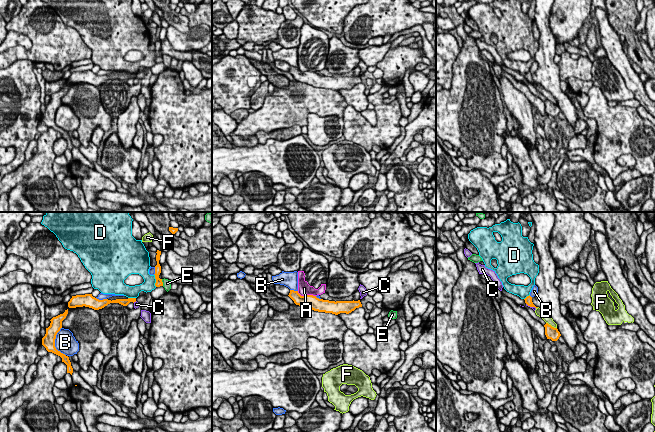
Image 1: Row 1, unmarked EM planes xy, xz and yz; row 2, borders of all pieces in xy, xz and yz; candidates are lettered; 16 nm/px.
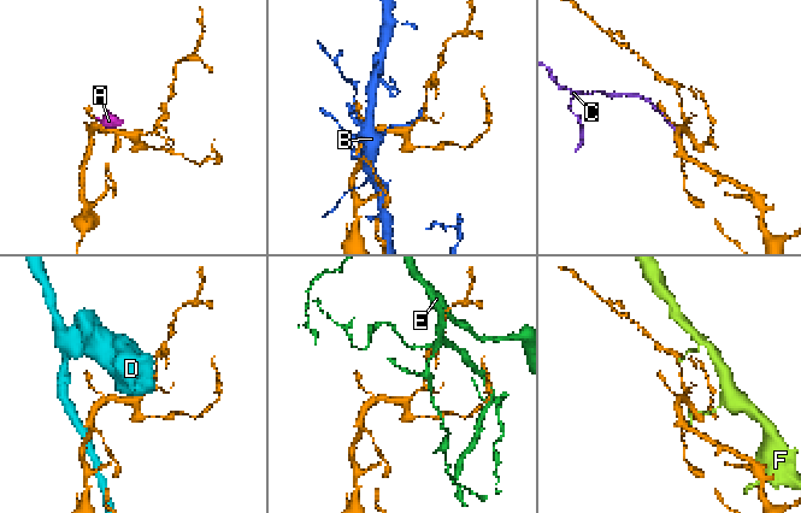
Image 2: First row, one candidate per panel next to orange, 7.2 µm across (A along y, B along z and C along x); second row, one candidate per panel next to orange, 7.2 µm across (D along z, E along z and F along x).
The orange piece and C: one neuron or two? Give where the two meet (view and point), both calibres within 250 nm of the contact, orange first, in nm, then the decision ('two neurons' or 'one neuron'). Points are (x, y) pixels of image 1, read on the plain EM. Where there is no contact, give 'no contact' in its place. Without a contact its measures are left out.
yz (531, 82) | 130/50 nm | two neurons

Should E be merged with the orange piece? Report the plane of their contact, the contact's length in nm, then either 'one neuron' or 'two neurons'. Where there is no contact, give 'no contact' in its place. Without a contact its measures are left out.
contact in xy; length 120 nm; two neurons

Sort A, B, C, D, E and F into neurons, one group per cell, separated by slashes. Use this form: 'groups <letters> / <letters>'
groups A / B / C F / D / E

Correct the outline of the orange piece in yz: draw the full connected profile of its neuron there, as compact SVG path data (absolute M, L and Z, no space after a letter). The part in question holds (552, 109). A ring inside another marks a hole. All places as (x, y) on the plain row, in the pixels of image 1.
M548 99L544 101L545 103L545 111L547 115L551 115L552 117L557 117L559 113L561 112L560 108L557 104L552 103Z

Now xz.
M290 66L288 71L296 81L308 83L314 87L332 89L338 91L340 89L349 90L356 84L362 83L360 76L358 77L329 77L319 75L313 71L301 72L298 67Z

